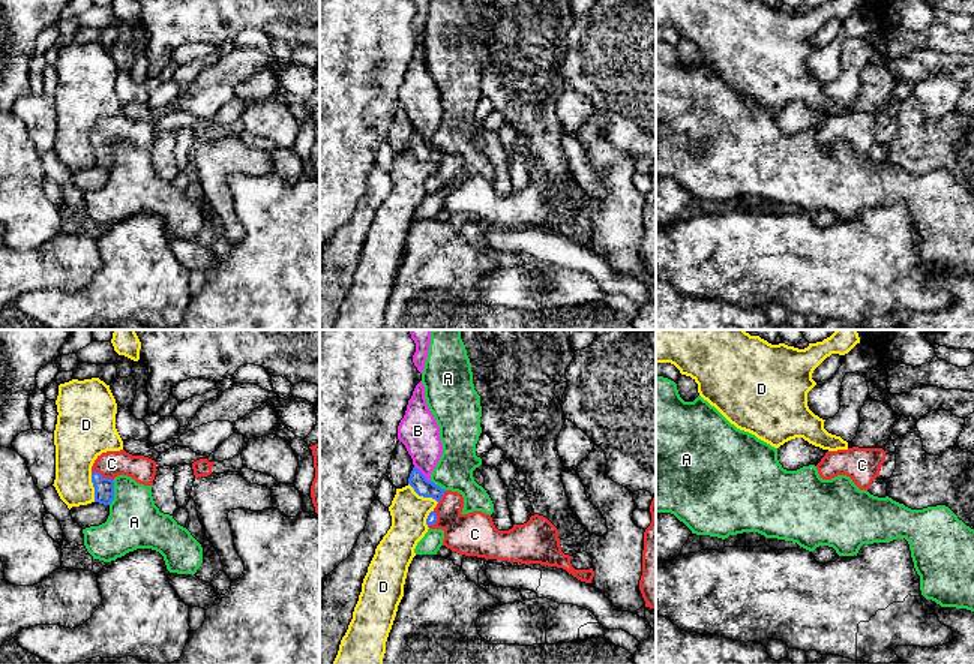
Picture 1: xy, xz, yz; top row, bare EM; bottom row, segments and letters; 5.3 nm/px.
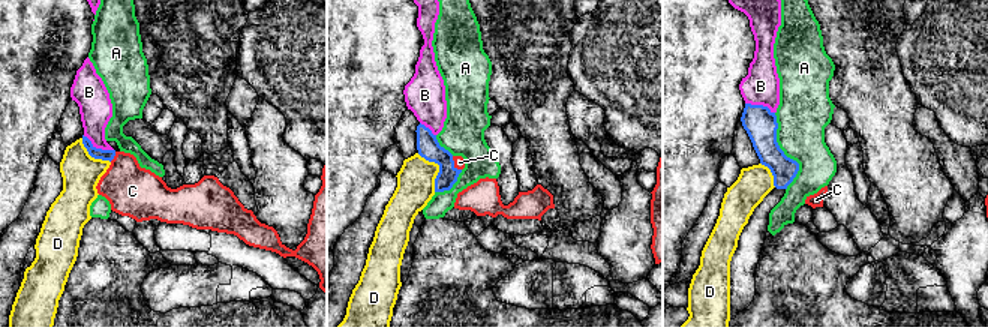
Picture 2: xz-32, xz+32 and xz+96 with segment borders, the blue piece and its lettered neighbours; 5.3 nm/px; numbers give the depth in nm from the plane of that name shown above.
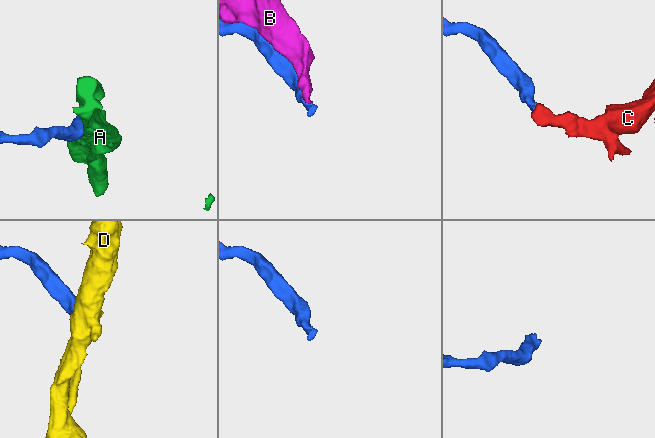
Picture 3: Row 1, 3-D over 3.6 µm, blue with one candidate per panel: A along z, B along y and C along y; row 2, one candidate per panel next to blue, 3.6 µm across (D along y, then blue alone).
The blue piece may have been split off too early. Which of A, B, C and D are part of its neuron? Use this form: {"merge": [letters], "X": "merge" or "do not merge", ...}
{"merge": ["C"], "A": "do not merge", "B": "do not merge", "C": "merge", "D": "do not merge"}

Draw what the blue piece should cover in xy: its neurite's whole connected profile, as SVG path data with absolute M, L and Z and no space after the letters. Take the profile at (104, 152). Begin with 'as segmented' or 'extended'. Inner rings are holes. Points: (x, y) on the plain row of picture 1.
extended | M125 114L107 115L98 120L92 130L95 166L110 169L114 163L114 142L128 139L137 147L152 150L156 126L144 120L132 120Z

